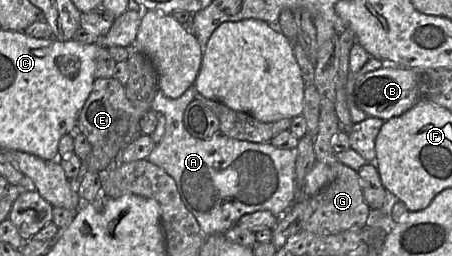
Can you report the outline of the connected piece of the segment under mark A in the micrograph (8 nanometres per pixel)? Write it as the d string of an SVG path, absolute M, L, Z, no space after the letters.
M190 86L181 96L172 99L158 91L151 110L161 112L166 118L166 130L162 140L156 144L148 156L148 161L162 168L177 185L180 197L186 208L196 218L206 236L224 235L243 215L256 211L270 211L278 218L285 213L296 200L296 160L298 149L280 149L271 143L254 143L237 140L222 133L209 139L193 137L185 128L183 116L187 106L197 99L197 88Z

